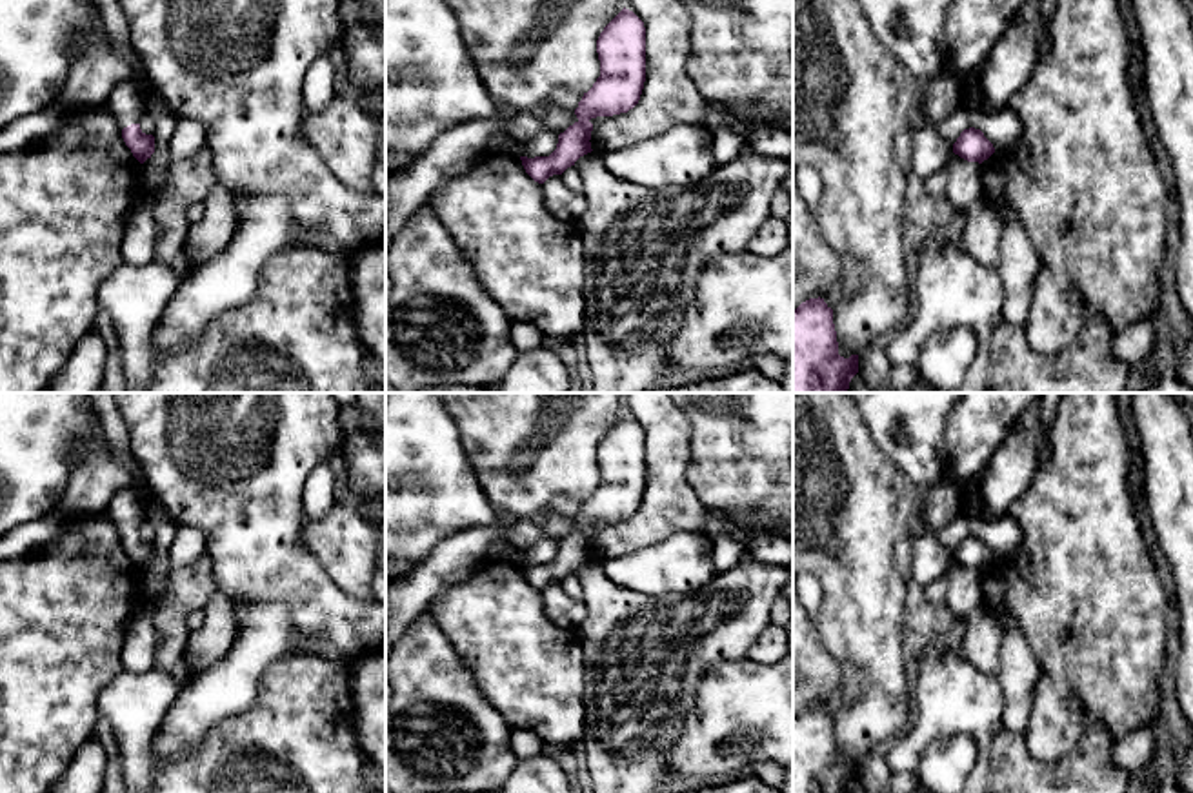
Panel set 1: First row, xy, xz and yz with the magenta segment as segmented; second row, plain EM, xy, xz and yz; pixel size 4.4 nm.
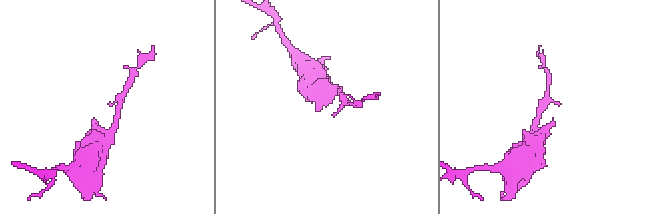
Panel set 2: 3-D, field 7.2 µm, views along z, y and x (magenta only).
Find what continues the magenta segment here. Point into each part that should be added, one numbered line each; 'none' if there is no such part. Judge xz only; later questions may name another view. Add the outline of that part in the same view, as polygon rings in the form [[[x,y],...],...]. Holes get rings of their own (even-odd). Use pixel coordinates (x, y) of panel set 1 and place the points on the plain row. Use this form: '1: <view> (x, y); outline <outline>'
none

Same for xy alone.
1: xy (126, 510); outline [[[120,489],[113,495],[104,513],[113,522],[120,537],[140,531],[140,524],[145,518],[145,506],[138,493],[133,489]]]

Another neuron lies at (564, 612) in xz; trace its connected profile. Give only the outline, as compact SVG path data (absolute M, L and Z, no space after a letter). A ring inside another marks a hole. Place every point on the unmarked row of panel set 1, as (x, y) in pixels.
M560 582L549 584L542 591L544 609L553 624L562 629L576 629L587 618L587 607L584 600L573 600L560 586Z

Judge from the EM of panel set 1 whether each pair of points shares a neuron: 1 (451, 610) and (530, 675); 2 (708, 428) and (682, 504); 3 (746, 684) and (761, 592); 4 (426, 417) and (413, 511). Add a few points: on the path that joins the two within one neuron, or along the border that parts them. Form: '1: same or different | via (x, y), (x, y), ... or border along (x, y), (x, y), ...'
1: same | via (471, 617), (510, 655)
2: different | border along (690, 442), (686, 481), (710, 510)
3: different | border along (746, 657), (735, 662), (721, 662), (706, 673)
4: same | via (426, 442), (428, 477), (439, 488), (437, 493)

